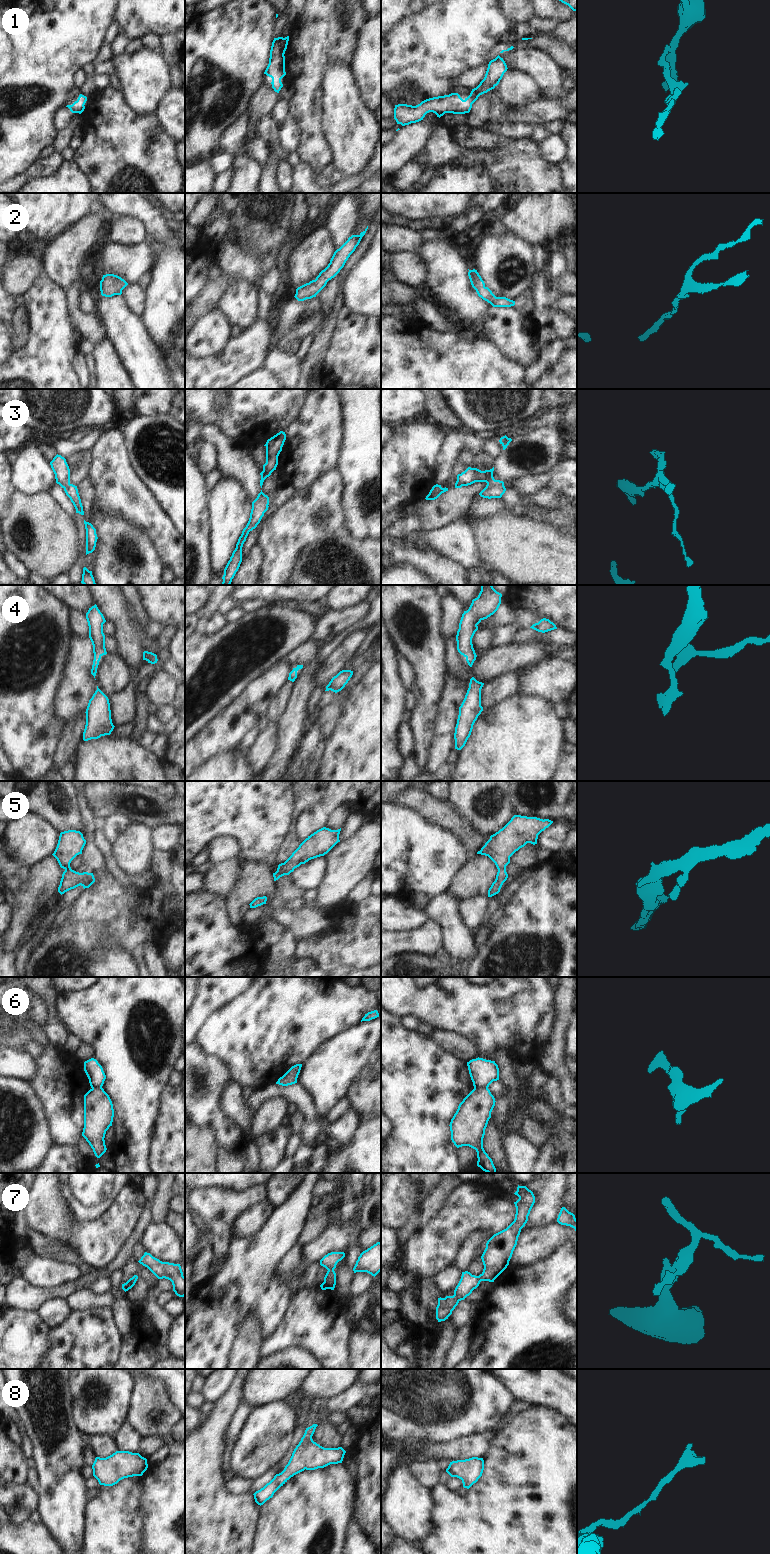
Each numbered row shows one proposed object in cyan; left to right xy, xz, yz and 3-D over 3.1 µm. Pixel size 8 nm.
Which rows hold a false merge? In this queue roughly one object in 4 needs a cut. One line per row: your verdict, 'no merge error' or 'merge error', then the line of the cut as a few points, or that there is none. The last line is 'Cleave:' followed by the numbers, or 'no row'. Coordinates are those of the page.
1: no merge error; no cut
2: no merge error; no cut
3: no merge error; no cut
4: no merge error; no cut
5: no merge error; no cut
6: merge error; cut in yz along (474, 1087), (487, 1088)
7: no merge error; no cut
8: no merge error; no cut
Cleave: 6

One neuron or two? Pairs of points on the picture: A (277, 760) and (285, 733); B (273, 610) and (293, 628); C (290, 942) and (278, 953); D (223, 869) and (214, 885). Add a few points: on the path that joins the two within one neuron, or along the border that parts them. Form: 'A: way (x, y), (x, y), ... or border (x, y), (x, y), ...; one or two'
A: way (284, 753), (285, 740); one
B: way (278, 615), (288, 625); one
C: way (287, 945), (281, 951); one
D: way (223, 873), (217, 881); one

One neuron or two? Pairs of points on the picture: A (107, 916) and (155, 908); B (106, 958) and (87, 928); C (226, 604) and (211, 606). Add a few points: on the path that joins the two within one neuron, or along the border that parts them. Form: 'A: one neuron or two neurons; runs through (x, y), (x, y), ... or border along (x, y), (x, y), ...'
A: one neuron; runs through (119, 920), (138, 920), (143, 915)
B: one neuron; runs through (98, 951), (87, 940), (87, 936)
C: two neurons; border along (228, 595), (218, 605), (216, 611)

